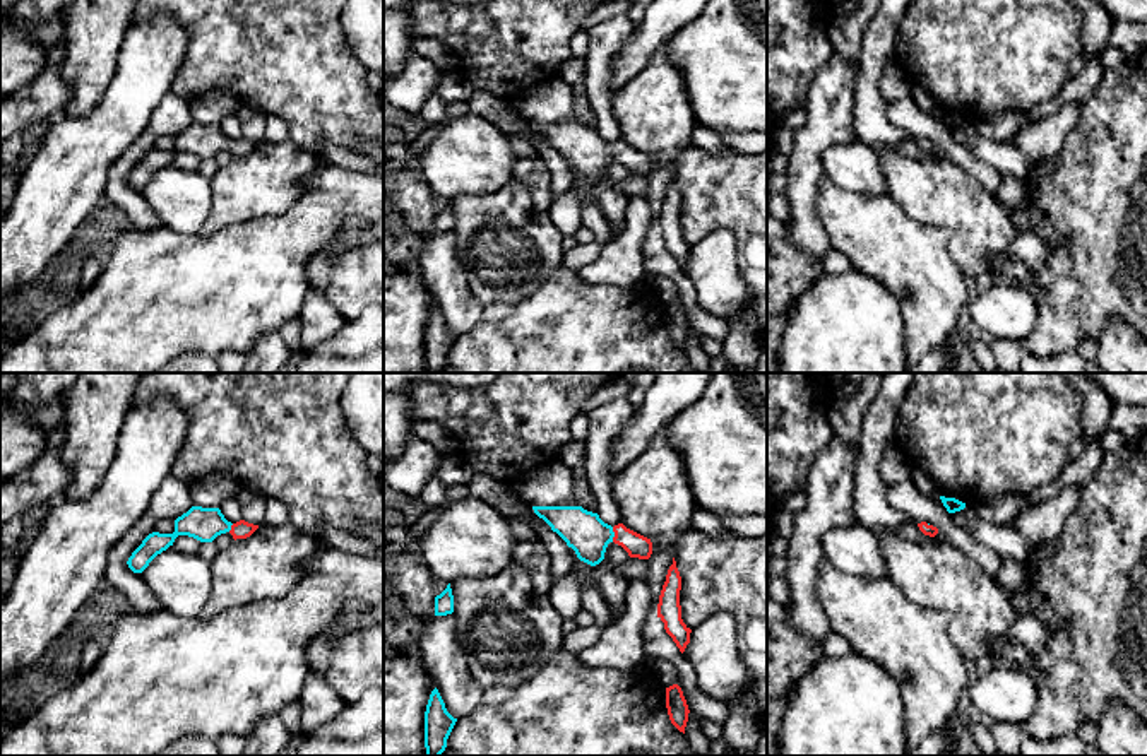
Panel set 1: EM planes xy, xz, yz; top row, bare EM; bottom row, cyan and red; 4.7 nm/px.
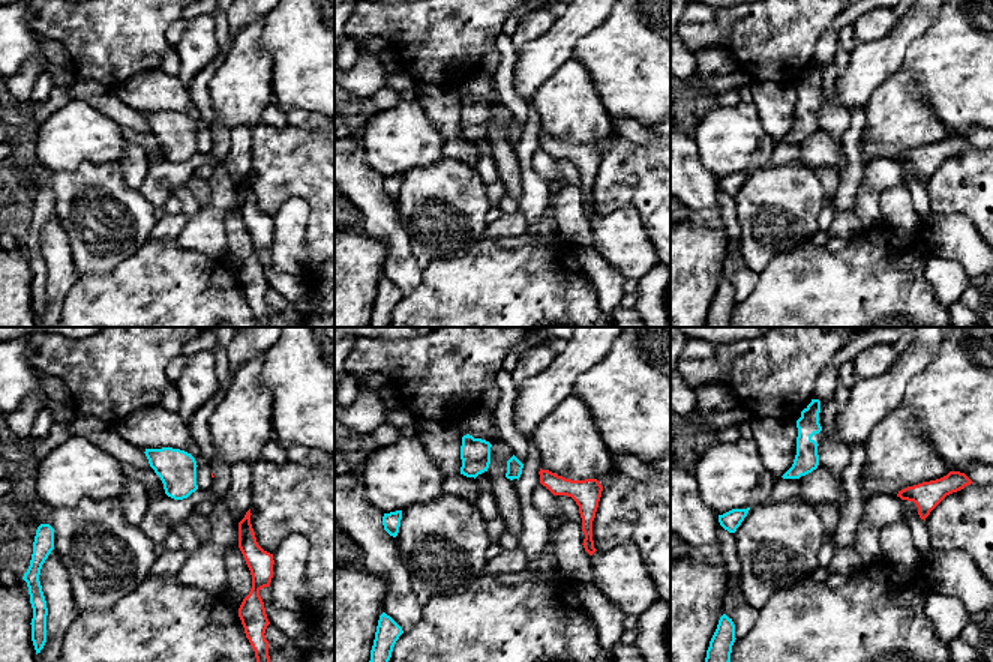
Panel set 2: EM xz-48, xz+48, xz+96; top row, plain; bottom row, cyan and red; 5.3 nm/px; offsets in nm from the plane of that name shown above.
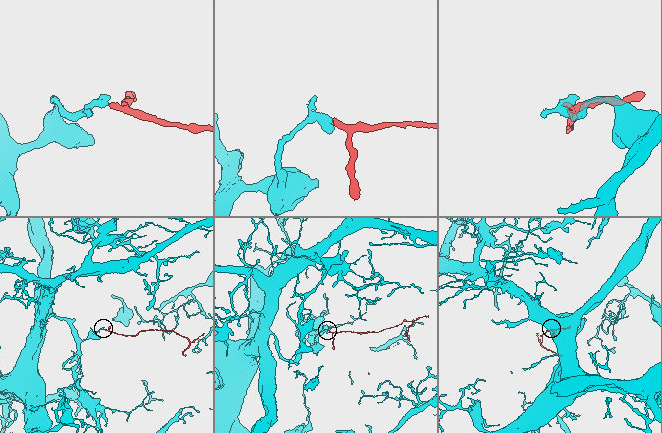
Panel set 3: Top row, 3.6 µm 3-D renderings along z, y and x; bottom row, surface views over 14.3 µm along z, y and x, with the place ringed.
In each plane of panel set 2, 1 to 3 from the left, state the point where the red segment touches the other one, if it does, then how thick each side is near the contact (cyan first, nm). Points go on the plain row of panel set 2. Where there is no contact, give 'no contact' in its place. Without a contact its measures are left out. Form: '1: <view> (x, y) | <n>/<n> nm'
1: no contact
2: no contact
3: no contact

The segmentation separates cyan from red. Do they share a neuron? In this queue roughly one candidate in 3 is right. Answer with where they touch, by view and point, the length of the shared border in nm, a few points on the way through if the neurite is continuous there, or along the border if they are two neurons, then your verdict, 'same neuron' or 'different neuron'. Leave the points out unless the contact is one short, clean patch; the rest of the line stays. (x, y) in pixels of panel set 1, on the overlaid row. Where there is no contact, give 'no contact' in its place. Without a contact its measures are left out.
meets cyan in xz at (613, 534); contact 70 nm long; runs through xz (582, 531), (588, 534), (613, 534), (637, 546); same neuron

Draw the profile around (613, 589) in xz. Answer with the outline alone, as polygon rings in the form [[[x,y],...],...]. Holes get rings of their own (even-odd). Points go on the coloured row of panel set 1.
[[[604,573],[599,578],[601,595],[609,609],[609,623],[615,624],[625,612],[627,580],[615,573]]]

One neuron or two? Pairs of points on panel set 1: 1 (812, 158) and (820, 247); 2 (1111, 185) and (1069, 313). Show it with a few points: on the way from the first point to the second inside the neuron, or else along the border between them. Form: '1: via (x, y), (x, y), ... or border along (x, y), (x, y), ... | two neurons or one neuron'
1: via (805, 180), (805, 224) | one neuron
2: via (1111, 218), (1111, 252), (1086, 281) | one neuron

